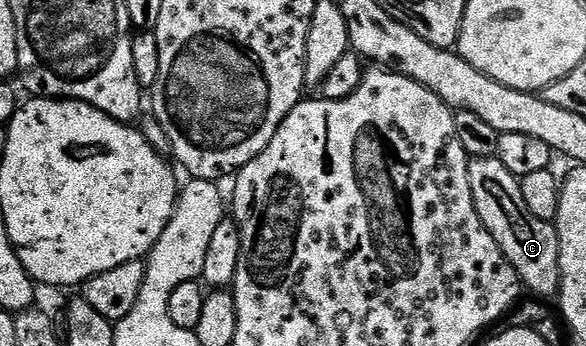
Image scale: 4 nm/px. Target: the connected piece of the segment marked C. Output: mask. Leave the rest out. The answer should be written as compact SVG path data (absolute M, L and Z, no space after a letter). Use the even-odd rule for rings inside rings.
M495 157L472 159L468 168L470 169L472 195L477 201L482 201L478 206L478 217L484 228L490 233L490 237L494 237L494 241L498 241L502 253L506 255L507 260L518 273L521 284L542 299L547 299L546 297L552 296L555 292L557 294L562 285L562 244L555 226L534 217L534 213L530 213L530 209L526 209L526 205L520 202L522 197L520 180L510 173L510 169L506 169L506 165L502 165L500 159Z

